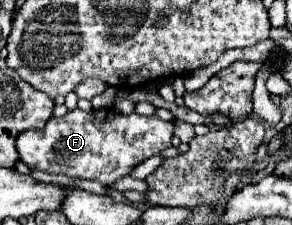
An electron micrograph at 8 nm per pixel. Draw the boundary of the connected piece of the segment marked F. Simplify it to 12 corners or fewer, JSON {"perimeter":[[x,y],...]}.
{"perimeter":[[74,109],[18,135],[30,169],[112,185],[172,147],[156,115]]}

